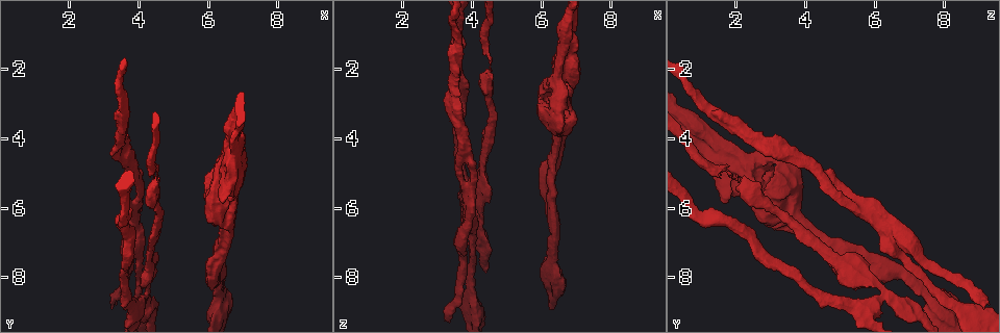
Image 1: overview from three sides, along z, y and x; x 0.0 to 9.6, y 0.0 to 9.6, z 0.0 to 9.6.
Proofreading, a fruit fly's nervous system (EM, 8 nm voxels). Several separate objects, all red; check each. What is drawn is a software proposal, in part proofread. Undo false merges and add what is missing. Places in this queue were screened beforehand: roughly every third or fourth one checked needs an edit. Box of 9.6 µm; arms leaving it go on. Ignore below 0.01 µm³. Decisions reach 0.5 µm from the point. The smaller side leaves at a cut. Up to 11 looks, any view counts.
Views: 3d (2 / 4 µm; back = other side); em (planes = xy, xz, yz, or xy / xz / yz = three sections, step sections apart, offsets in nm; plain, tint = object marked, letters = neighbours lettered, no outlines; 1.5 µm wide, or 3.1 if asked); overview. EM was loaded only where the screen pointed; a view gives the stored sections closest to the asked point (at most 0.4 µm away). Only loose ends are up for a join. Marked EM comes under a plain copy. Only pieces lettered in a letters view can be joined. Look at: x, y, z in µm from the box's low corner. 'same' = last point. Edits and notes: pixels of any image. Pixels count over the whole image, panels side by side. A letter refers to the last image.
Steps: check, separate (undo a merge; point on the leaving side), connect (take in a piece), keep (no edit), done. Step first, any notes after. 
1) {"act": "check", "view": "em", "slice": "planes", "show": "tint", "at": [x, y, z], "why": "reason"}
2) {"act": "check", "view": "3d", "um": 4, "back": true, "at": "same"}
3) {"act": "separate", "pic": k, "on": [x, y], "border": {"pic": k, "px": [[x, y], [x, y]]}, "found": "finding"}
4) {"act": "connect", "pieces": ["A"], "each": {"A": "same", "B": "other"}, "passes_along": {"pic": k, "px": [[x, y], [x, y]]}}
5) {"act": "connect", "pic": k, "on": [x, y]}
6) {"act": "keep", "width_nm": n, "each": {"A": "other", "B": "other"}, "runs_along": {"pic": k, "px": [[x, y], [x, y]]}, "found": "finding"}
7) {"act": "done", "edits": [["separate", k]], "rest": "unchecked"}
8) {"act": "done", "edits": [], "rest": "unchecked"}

{"act": "check", "view": "3d", "um": 2, "at": [6.35, 9.00, 7.85], "why": "thick turns thin"}

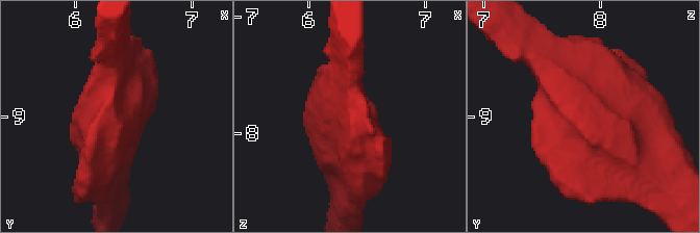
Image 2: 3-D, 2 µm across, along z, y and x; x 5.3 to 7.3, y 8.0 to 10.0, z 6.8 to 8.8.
{"act": "check", "view": "em", "slice": "planes", "show": "tint", "at": [6.30, 9.00, 7.90]}

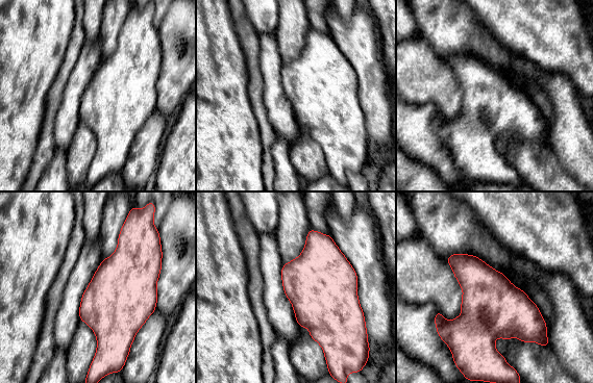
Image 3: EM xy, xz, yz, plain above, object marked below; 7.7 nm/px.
{"act": "check", "view": "em", "slice": "planes", "show": "letters", "at": "same", "why": "see the neighbours"}

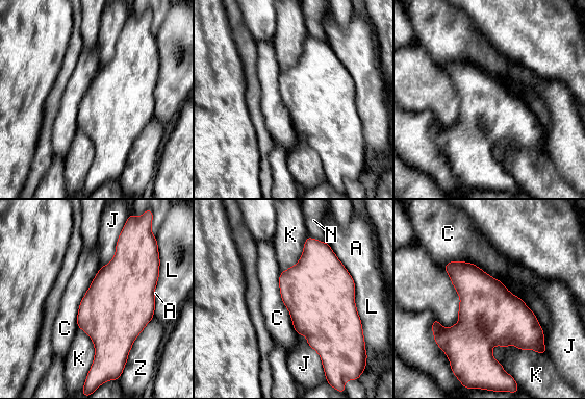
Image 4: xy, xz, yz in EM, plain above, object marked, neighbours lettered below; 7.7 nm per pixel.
{"act": "keep", "longest_contact_nm": ["C", 1000], "each": {"A": "other", "C": "other", "J": "other", "K": "other", "L": "other", "N": "other", "Z": "other"}, "border": {"pic": 4, "px": [[123, 227], [113, 257], [100, 268]]}, "found": "all the same neuron"}

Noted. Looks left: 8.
{"act": "check", "view": "3d", "um": 2, "at": [4.25, 7.80, 5.40], "why": "arms part here"}

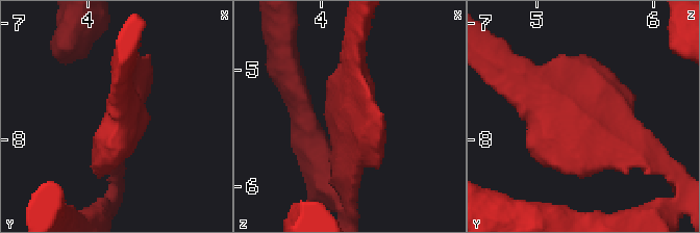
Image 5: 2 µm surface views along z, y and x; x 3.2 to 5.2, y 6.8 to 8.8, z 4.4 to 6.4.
{"act": "check", "view": "em", "slice": "planes", "show": "tint", "at": [4.30, 7.86, 5.42], "why": "now the EM"}

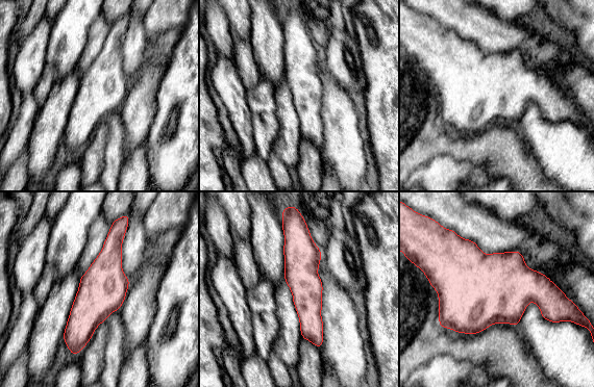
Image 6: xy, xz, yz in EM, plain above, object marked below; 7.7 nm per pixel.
{"act": "check", "view": "em", "slice": "planes", "show": "letters", "at": "same"}

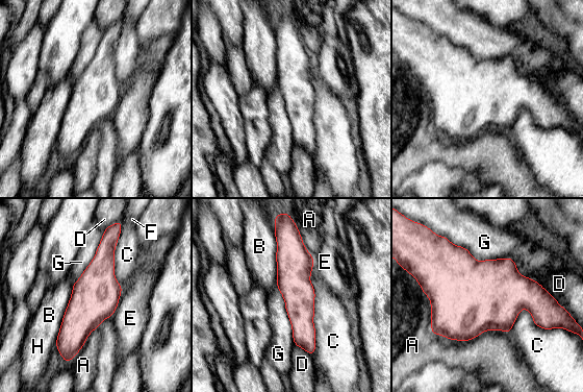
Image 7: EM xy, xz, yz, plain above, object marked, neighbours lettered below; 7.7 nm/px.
{"act": "keep", "width_nm": 360, "longest_contact_nm": ["G", 850], "each": {"A": "other", "B": "other", "C": "other", "D": "other", "E": "other", "F": "other", "G": "other", "H": "other"}, "found": "all the same neuron"}

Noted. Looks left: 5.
{"act": "check", "view": "3d", "um": 4, "at": [3.55, 5.90, 0.65], "why": "a narrow waist"}

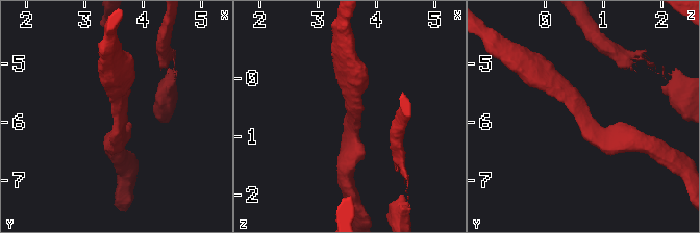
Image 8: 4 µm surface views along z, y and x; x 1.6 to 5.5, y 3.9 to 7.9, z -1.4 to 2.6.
{"act": "check", "view": "em", "slice": "planes", "show": "tint", "at": [3.55, 5.80, 0.60], "arm_widths_nm": [280, 320]}

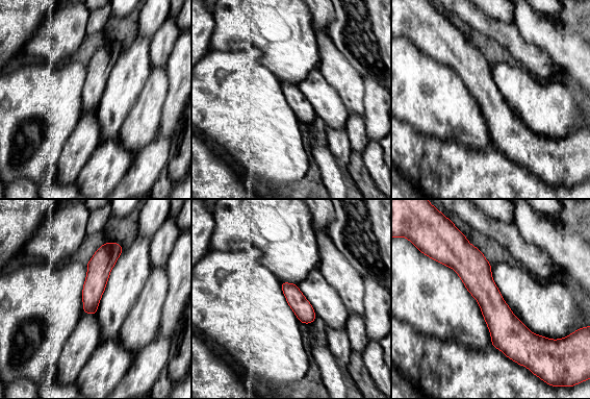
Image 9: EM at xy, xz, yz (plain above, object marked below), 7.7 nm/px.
{"act": "check", "view": "em", "slice": "planes", "show": "letters", "at": "same", "why": "what lies round it"}

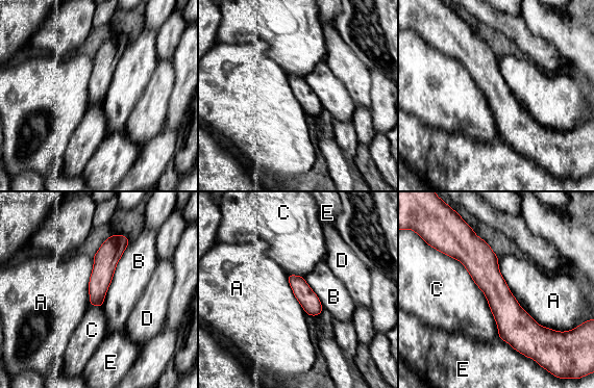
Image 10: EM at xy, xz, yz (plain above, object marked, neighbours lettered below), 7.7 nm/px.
{"act": "keep", "each": {"A": "other", "B": "other", "C": "other", "D": "other", "E": "other"}, "runs_along": {"pic": 10, "px": [[468, 229], [514, 343]]}, "found": "continuous, no second neuron"}

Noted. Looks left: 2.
{"act": "check", "view": "3d", "um": 4, "at": [3.35, 4.40, 2.70]}

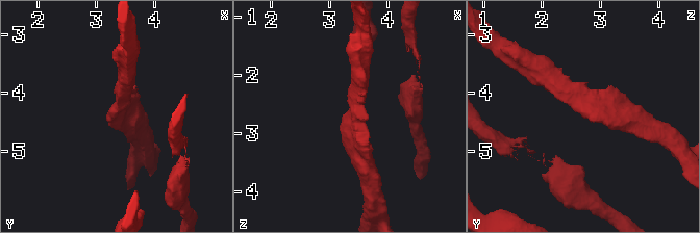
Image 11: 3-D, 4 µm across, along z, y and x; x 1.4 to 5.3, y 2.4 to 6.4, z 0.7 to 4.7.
{"act": "check", "view": "em", "slice": "planes", "show": "letters", "at": [3.35, 4.45, 2.70]}

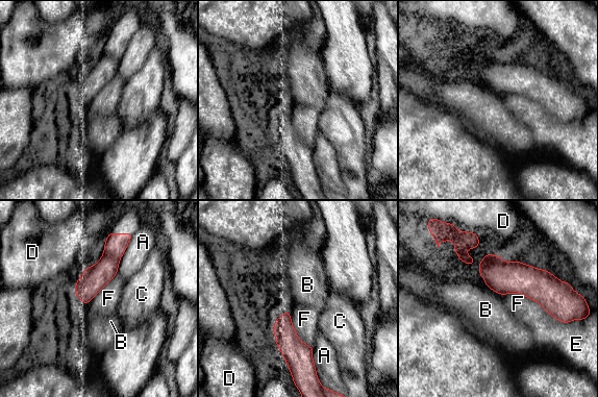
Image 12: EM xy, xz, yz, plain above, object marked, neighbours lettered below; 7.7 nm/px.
{"act": "separate", "pic": 12, "on": [116, 244], "longest_contact_nm": ["F", 320], "each": {"A": "other", "B": "other", "C": "other", "D": "other", "E": "other", "F": "other"}, "border": {"pic": 12, "px": [[103, 254], [115, 256], [119, 259]]}, "found": "two neurons meet here"}

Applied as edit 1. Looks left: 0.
{"act": "done", "edits": [["separate", 12]], "rest": "unchecked"}

